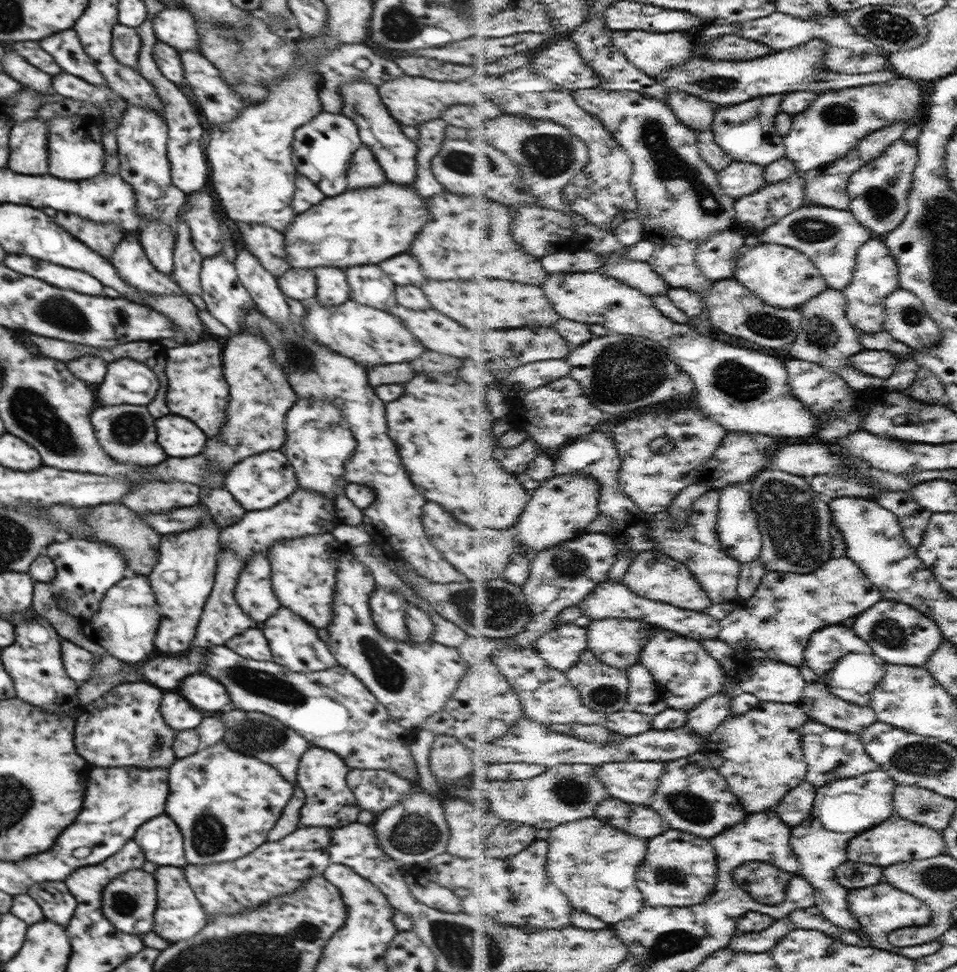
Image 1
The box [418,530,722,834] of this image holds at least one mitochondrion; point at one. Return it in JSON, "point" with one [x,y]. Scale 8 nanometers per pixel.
{"point":[496,608]}

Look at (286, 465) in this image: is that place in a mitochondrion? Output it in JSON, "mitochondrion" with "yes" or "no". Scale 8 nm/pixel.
{"mitochondrion":"no"}

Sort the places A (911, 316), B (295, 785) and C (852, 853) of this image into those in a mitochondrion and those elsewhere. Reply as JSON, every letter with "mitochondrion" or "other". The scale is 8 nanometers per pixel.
{"A":"mitochondrion","B":"other","C":"other"}

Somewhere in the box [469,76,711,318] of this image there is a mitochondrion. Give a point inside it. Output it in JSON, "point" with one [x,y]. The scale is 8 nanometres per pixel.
{"point":[550,155]}

